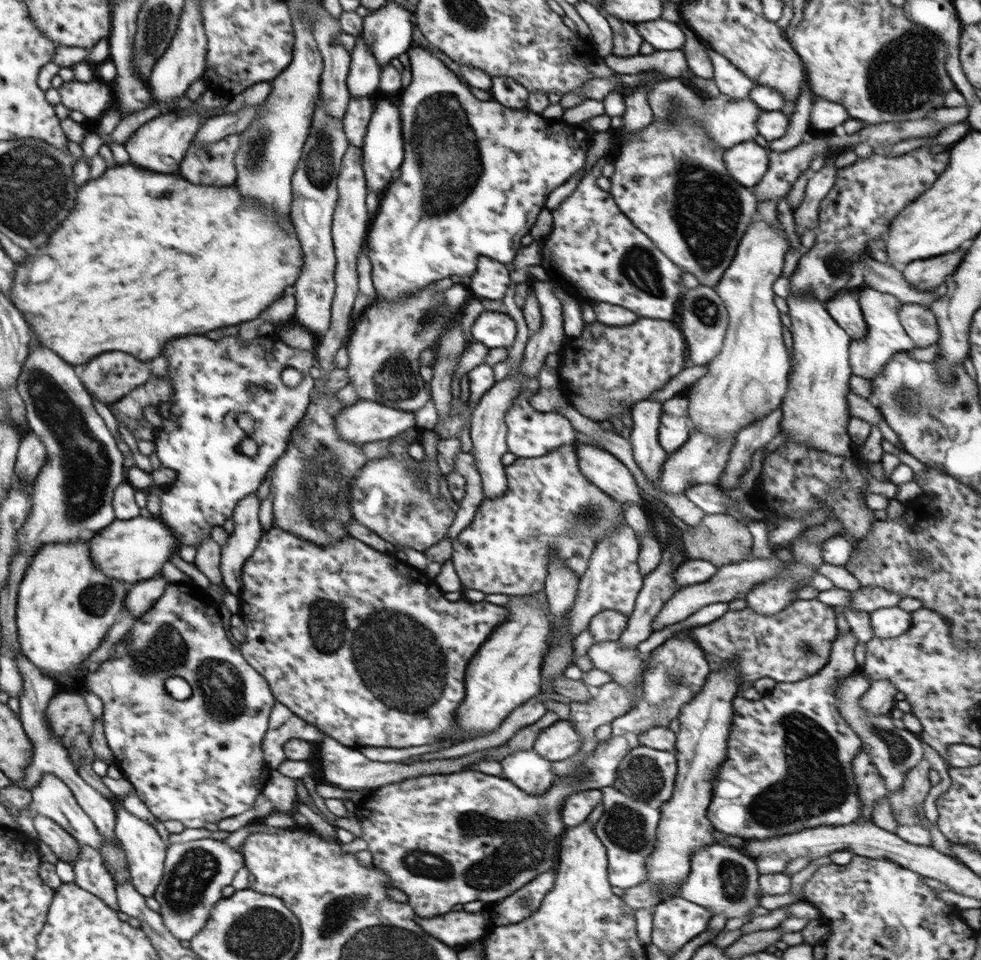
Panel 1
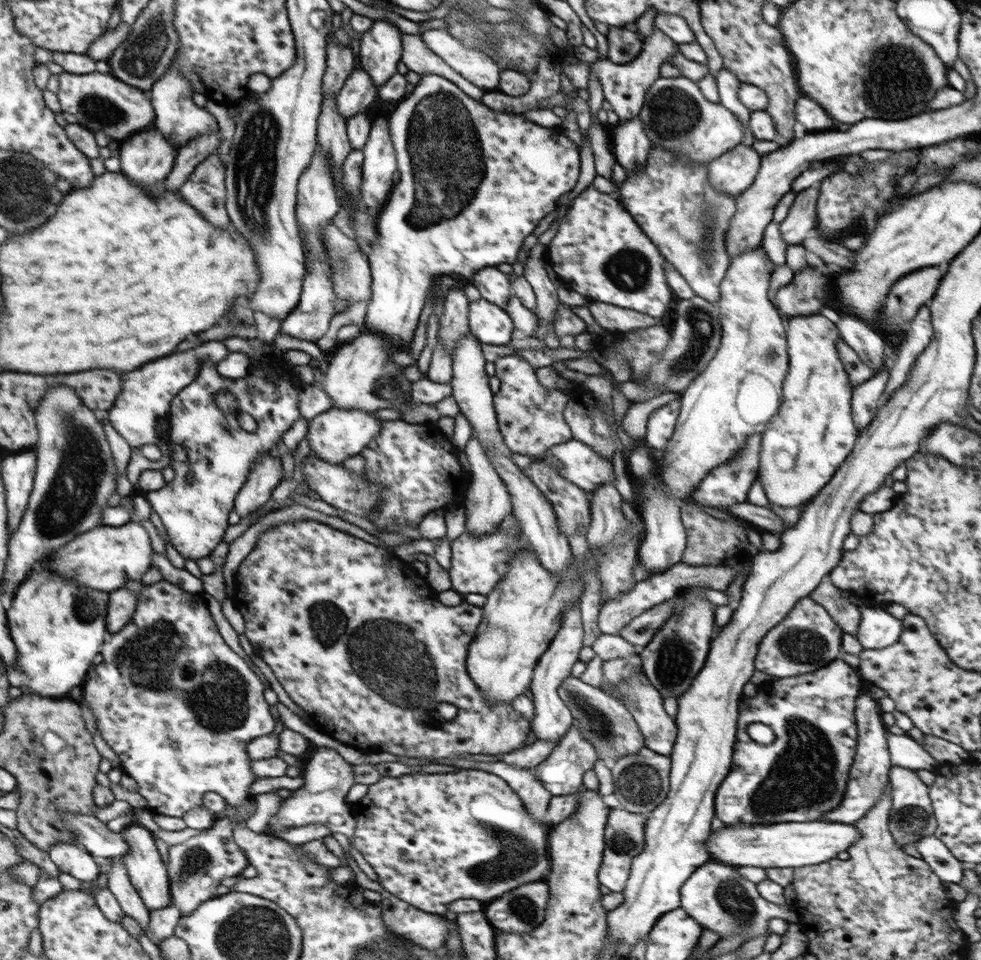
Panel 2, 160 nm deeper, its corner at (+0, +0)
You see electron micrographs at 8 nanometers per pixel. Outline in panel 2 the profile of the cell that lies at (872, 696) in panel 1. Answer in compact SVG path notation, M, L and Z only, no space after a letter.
M868 692L858 695L854 714L858 727L858 740L849 779L847 780L846 792L841 804L822 818L824 821L853 824L876 804L879 796L883 793L884 787L889 782L889 772L892 764L887 745L887 729L883 723L883 713L875 695Z

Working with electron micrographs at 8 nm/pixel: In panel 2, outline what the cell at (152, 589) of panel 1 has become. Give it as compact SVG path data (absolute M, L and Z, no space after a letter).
M126 588L116 589L110 593L108 621L110 636L122 630L130 622L138 606L138 595Z

